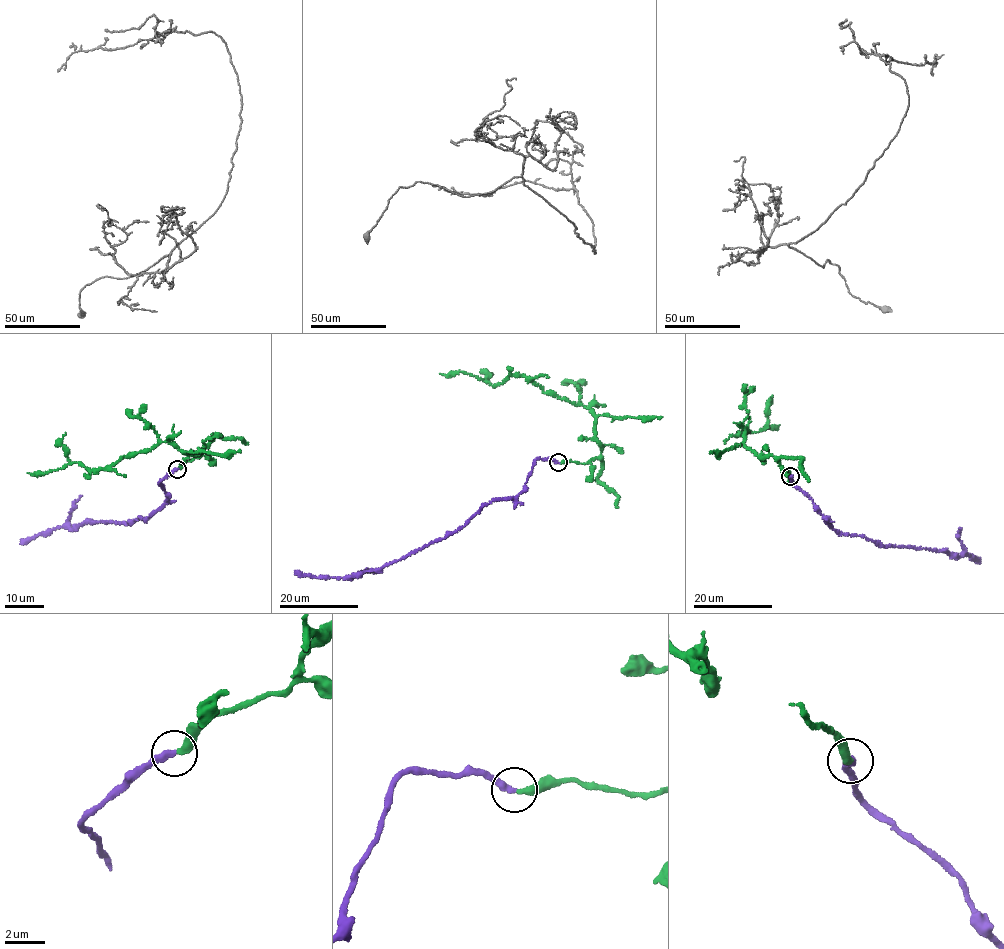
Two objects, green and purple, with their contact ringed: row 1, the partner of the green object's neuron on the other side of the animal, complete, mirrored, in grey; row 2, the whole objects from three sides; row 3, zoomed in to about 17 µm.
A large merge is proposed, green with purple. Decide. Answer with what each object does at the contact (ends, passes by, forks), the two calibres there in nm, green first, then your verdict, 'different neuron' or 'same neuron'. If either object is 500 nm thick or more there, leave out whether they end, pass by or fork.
green ends | purple ends | 360/340 nm | same neuron

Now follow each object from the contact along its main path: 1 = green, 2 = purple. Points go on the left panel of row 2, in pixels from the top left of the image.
1: (178, 469), (205, 446), (191, 455), (159, 441), (101, 469), (76, 462), (27, 472)
2: (178, 469), (159, 482), (165, 490), (166, 503), (145, 519), (58, 527), (20, 543)

